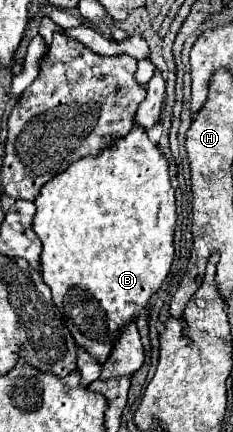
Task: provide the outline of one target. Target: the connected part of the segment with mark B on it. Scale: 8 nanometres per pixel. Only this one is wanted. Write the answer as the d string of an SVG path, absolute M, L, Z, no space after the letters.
M134 126L134 130L130 130L130 134L126 138L120 138L114 142L112 150L104 150L100 156L86 156L78 162L74 162L66 172L58 174L54 180L50 180L42 192L38 194L38 198L34 200L36 204L36 216L34 216L34 232L38 234L38 238L42 240L42 278L44 282L50 286L52 290L52 300L58 306L58 310L64 316L66 326L70 328L76 344L80 348L84 348L94 360L98 360L100 364L106 362L106 358L110 356L110 350L114 348L120 330L132 322L146 306L146 302L150 300L150 296L162 286L172 258L174 258L174 224L176 224L176 200L174 200L174 188L170 184L170 176L168 176L168 162L162 154L162 150L158 146L154 146L146 132L140 126Z

